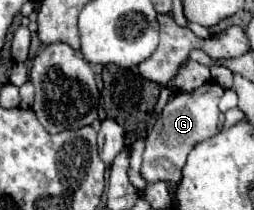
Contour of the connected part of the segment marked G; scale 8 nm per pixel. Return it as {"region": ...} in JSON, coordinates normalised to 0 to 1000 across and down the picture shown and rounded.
{"region":[[[815,386],[807,405],[791,405],[783,424],[768,424],[760,443],[697,443],[681,462],[681,481],[665,481],[634,548],[618,557],[602,614],[579,643],[579,681],[571,681],[571,719],[563,719],[563,786],[555,786],[555,843],[579,871],[610,871],[610,862],[657,862],[657,871],[705,871],[705,814],[720,805],[744,719],[839,652],[862,624],[862,471],[878,452],[870,405],[854,405],[846,386]]]}

